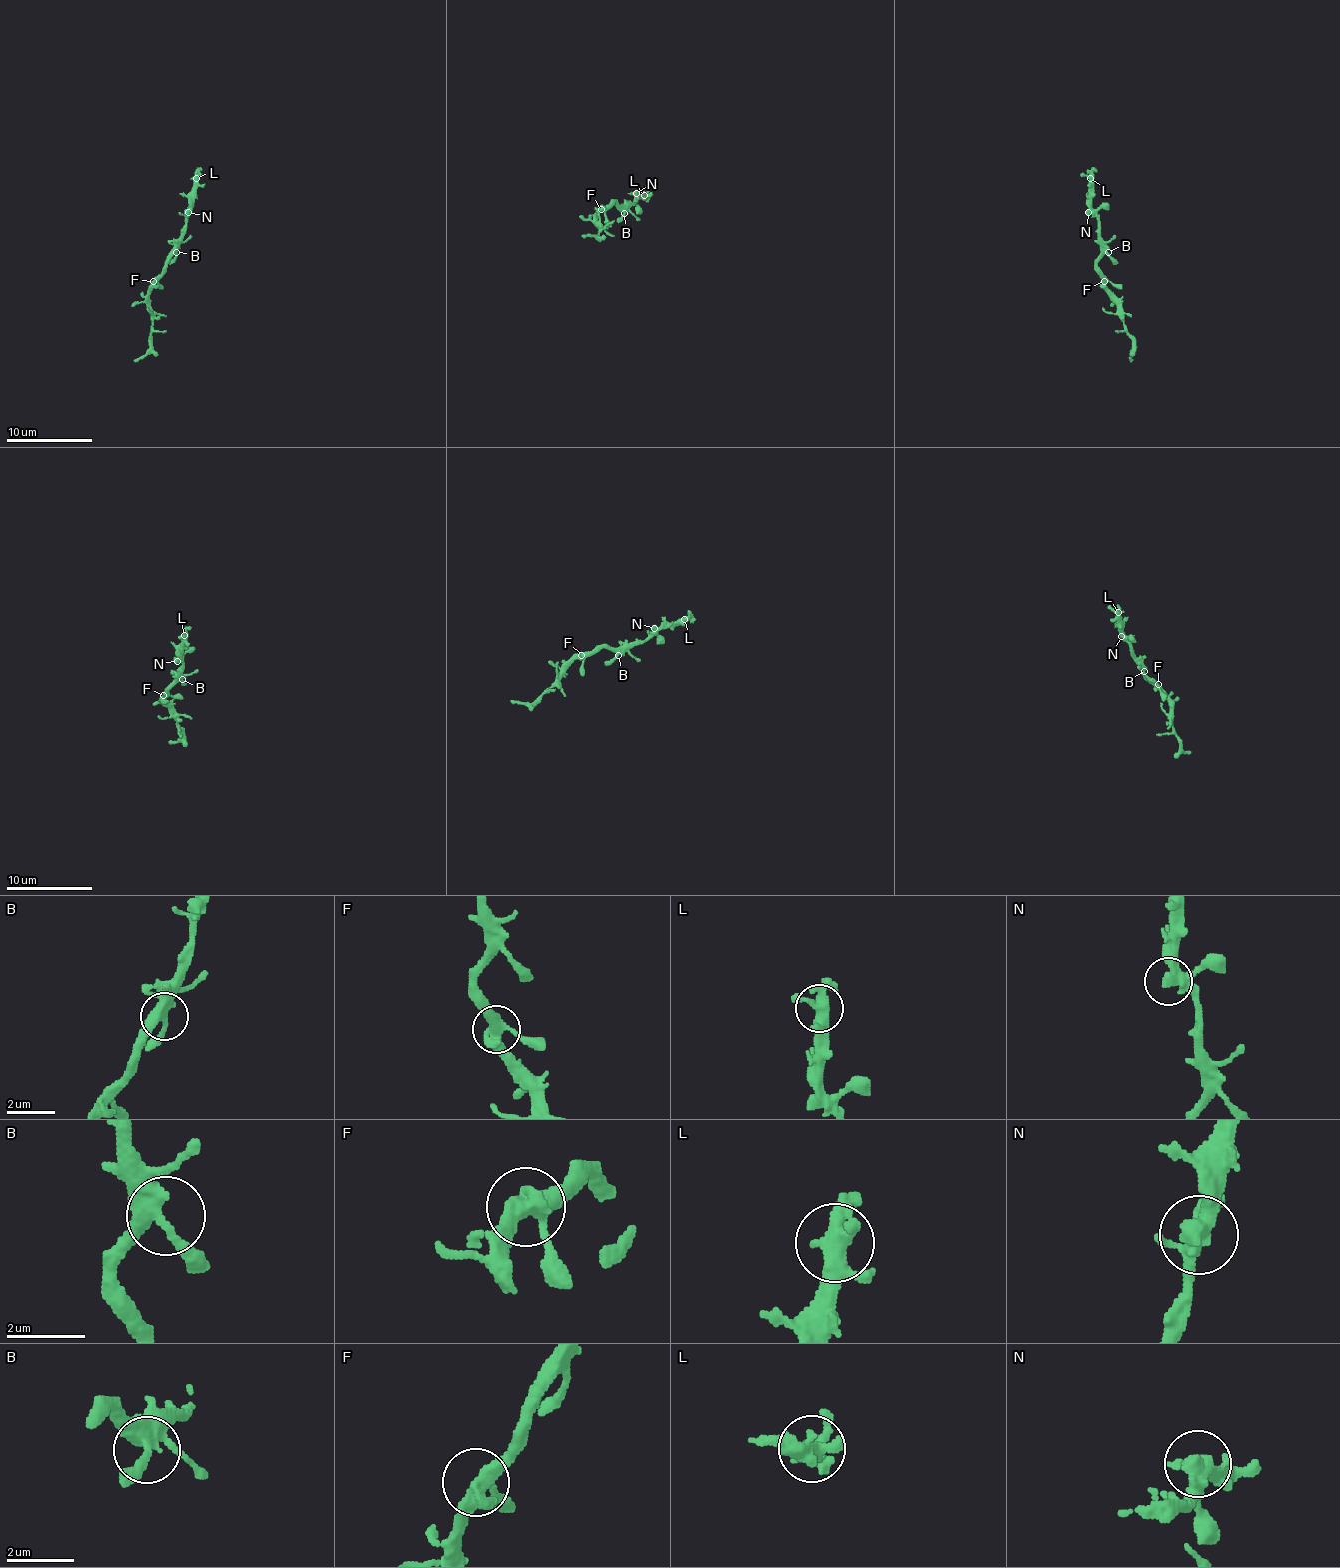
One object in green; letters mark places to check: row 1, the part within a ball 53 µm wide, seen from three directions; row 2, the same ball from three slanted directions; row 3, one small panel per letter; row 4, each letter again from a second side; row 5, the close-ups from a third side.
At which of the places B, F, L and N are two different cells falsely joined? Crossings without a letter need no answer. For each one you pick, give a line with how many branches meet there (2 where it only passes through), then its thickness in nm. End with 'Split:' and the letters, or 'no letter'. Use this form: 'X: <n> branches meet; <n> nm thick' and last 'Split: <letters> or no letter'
Split: no letter

